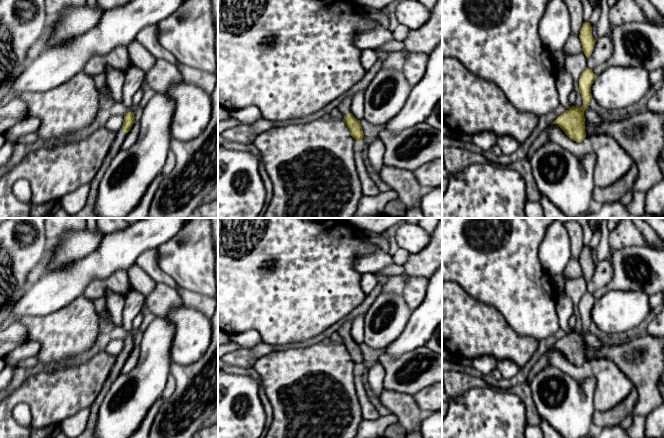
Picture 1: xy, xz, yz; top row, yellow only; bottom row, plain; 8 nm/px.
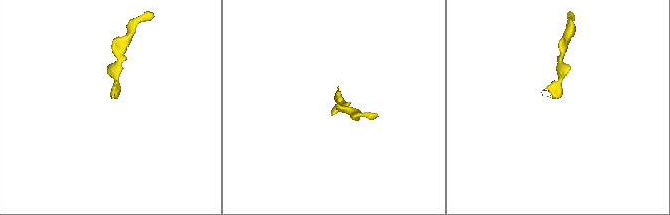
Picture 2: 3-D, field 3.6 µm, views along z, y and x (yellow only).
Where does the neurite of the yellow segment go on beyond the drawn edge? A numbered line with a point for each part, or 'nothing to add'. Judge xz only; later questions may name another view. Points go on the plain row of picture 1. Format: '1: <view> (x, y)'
1: xz (344, 331)

